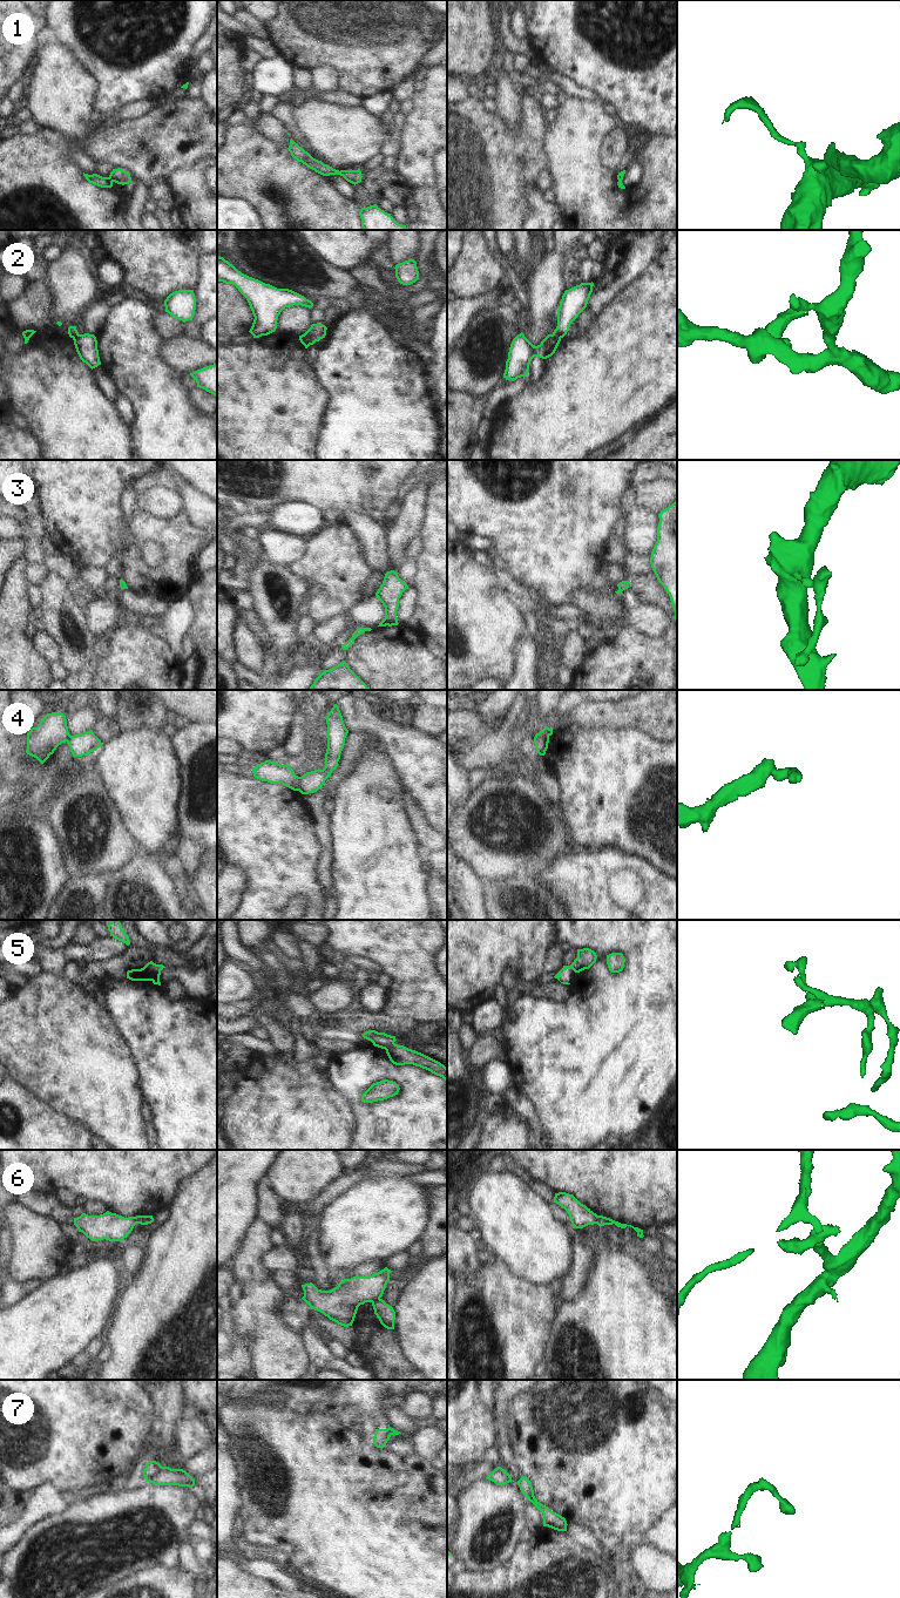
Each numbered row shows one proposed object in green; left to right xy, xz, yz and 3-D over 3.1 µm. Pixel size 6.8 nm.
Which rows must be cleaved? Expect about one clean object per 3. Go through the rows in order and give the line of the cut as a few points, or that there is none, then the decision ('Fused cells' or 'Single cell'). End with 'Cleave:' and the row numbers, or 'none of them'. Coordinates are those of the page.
1: Split along xy (108, 177), (112, 182). Fused cells
2: Split along xz (304, 333), (311, 344). Fused cells
3: No split. Single cell
4: Split along xz (299, 777), (298, 790). Fused cells
5: Split along xz (393, 1042), (384, 1048). Fused cells
6: Split along xz (379, 1298), (372, 1302). Fused cells
7: Split along xy (162, 1467), (146, 1481). Fused cells
Cleave: 1, 2, 4, 5, 6, 7.

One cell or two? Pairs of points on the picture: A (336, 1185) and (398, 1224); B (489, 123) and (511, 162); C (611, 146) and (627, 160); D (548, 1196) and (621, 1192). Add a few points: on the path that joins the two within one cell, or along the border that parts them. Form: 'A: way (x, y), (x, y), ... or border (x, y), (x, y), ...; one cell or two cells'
A: border (369, 1176), (337, 1196), (324, 1209); two cells
B: way (489, 133), (489, 141), (501, 153); one cell
C: border (631, 142), (615, 171); two cells
D: border (547, 1184), (555, 1192); two cells

